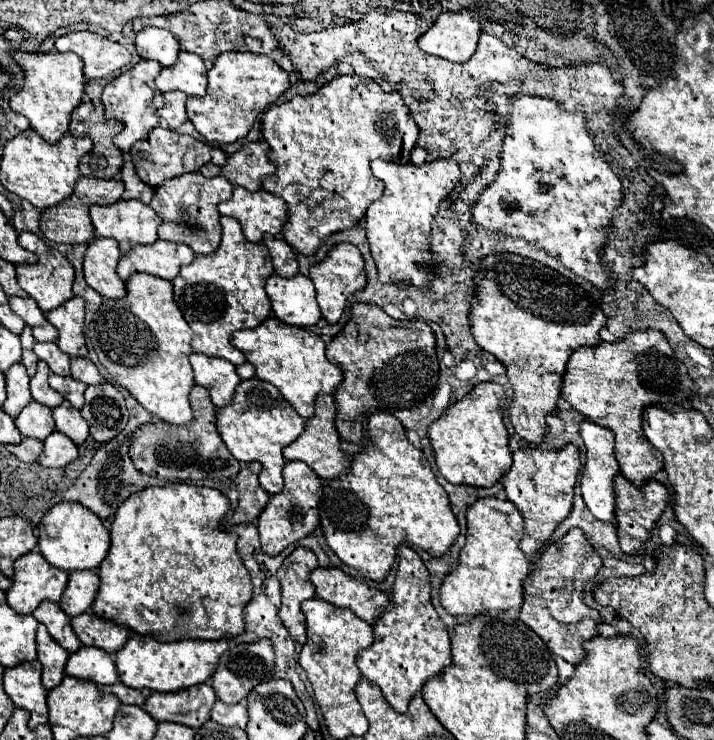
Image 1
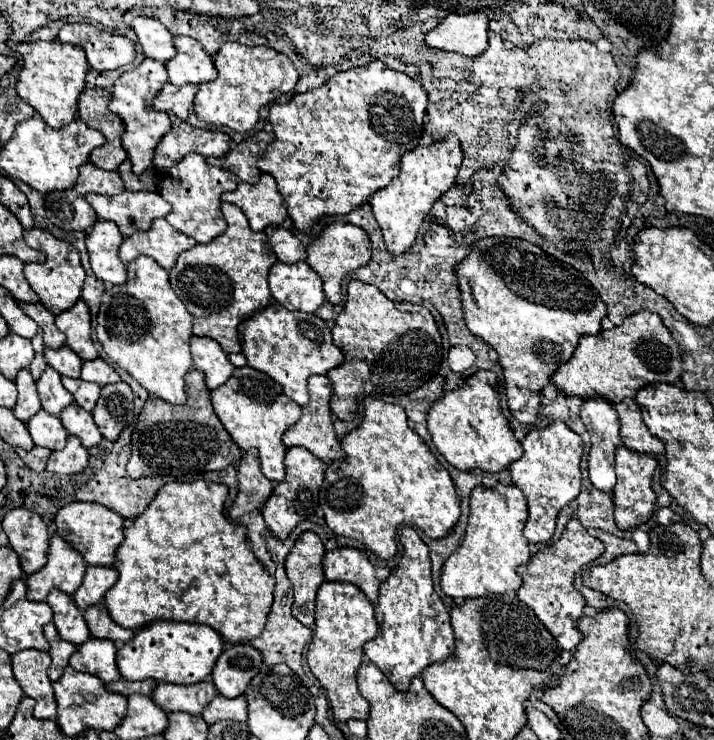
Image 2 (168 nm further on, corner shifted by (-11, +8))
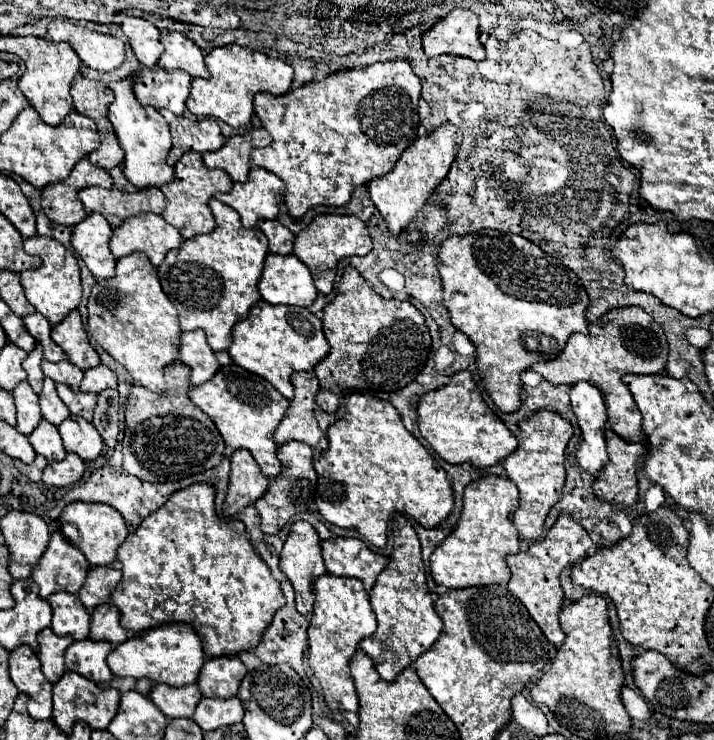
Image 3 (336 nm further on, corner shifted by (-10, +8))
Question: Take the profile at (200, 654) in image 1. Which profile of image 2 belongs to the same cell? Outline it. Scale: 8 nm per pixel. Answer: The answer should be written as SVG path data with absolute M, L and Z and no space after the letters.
M157 620L143 626L133 640L123 644L117 652L117 668L125 680L153 678L157 682L195 684L211 674L223 648L225 642L213 628L203 624L175 624Z

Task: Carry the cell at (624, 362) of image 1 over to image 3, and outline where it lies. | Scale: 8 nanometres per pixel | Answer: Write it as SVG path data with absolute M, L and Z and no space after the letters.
M626 306L626 308L614 308L600 316L596 322L590 324L590 332L584 334L572 334L566 342L566 348L550 362L536 362L532 364L532 370L542 374L552 384L576 384L580 380L590 382L596 386L602 396L608 410L608 426L622 436L628 442L646 442L642 436L642 418L638 416L636 402L622 384L622 376L626 372L648 372L648 374L662 374L666 366L668 356L668 342L660 328L660 324L644 312L640 306Z

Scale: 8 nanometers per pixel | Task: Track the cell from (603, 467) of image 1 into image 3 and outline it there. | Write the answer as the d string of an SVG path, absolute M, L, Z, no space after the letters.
M588 382L574 384L570 388L570 406L576 414L580 426L580 444L576 450L576 460L588 472L598 474L598 470L606 464L608 452L604 442L606 430L606 406L602 392Z

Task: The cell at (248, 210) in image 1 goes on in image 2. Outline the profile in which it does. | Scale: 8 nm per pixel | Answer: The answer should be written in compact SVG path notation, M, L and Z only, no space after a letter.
M261 174L257 184L239 182L237 190L225 192L221 198L223 202L239 206L255 232L263 232L269 224L283 224L287 218L285 200L279 194L277 182L271 174Z

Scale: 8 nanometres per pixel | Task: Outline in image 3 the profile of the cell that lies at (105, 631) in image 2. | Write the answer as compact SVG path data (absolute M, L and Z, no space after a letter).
M106 602L94 608L88 638L96 642L104 640L104 642L110 642L112 646L122 644L126 640L126 630L120 626L120 610L112 602Z

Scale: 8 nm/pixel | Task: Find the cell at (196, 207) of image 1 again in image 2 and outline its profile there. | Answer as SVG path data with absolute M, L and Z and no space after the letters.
M187 154L183 160L179 160L179 164L175 164L175 168L167 168L163 172L159 194L173 206L167 222L179 232L193 236L199 244L207 244L209 240L225 232L227 222L221 214L221 194L227 190L235 190L237 184L239 180L233 176L233 172L209 166L203 156Z

